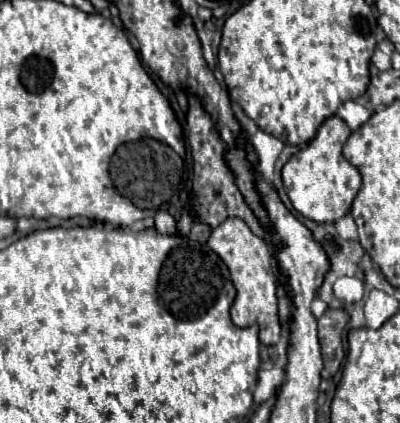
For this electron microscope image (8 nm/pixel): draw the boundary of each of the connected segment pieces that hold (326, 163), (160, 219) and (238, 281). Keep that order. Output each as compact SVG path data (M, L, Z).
M331 116L321 124L307 148L293 154L289 162L283 166L283 184L287 188L293 208L313 222L333 224L345 214L349 214L351 202L361 188L359 170L353 164L349 164L341 152L349 134L351 130L347 128L347 124L341 118Z
M159 210L155 214L155 228L161 232L161 234L175 234L175 220L173 216L169 216L165 210Z
M227 218L211 230L209 248L227 264L237 296L231 306L231 320L237 326L259 326L259 340L263 344L277 344L281 340L281 324L277 316L277 278L273 274L271 246L255 236L241 218Z

